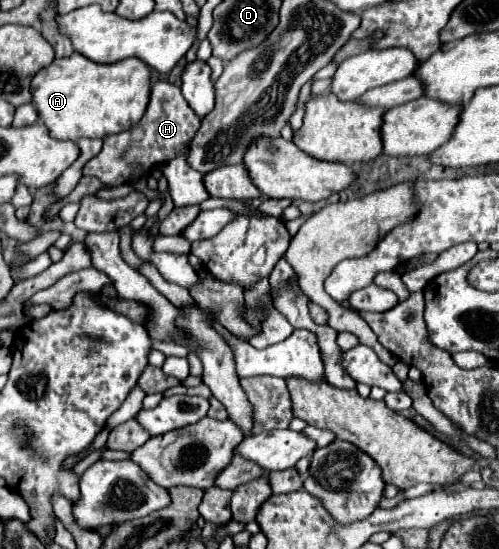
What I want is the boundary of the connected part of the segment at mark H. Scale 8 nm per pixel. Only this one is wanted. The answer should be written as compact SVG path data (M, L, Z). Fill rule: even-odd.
M156 82L150 90L148 112L132 128L134 130L106 136L102 152L84 166L84 174L100 178L104 184L106 182L114 182L114 186L126 184L134 170L150 170L154 164L162 164L178 156L184 144L188 144L194 138L196 130L200 128L200 118L192 112L178 86L170 82Z

